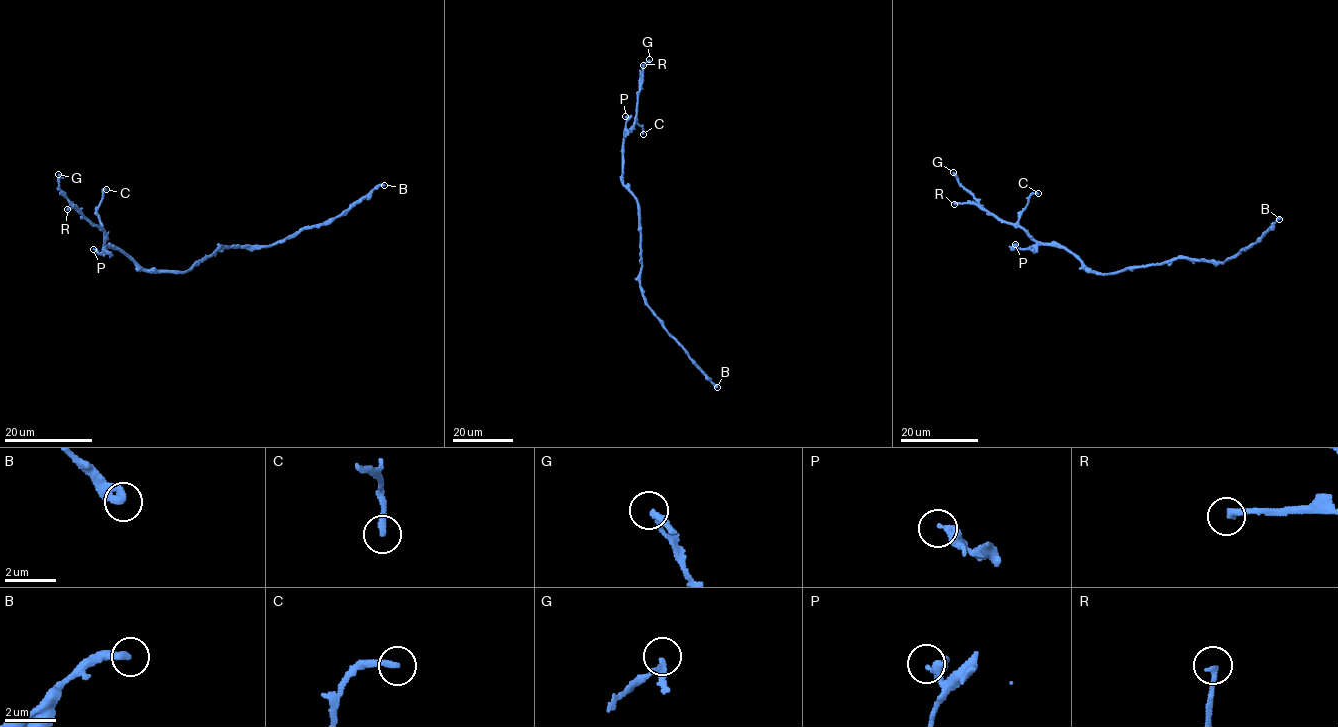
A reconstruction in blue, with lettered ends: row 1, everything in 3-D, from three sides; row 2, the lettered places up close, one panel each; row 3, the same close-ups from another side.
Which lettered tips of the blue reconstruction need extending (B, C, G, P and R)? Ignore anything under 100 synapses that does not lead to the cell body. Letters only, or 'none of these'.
none of these

